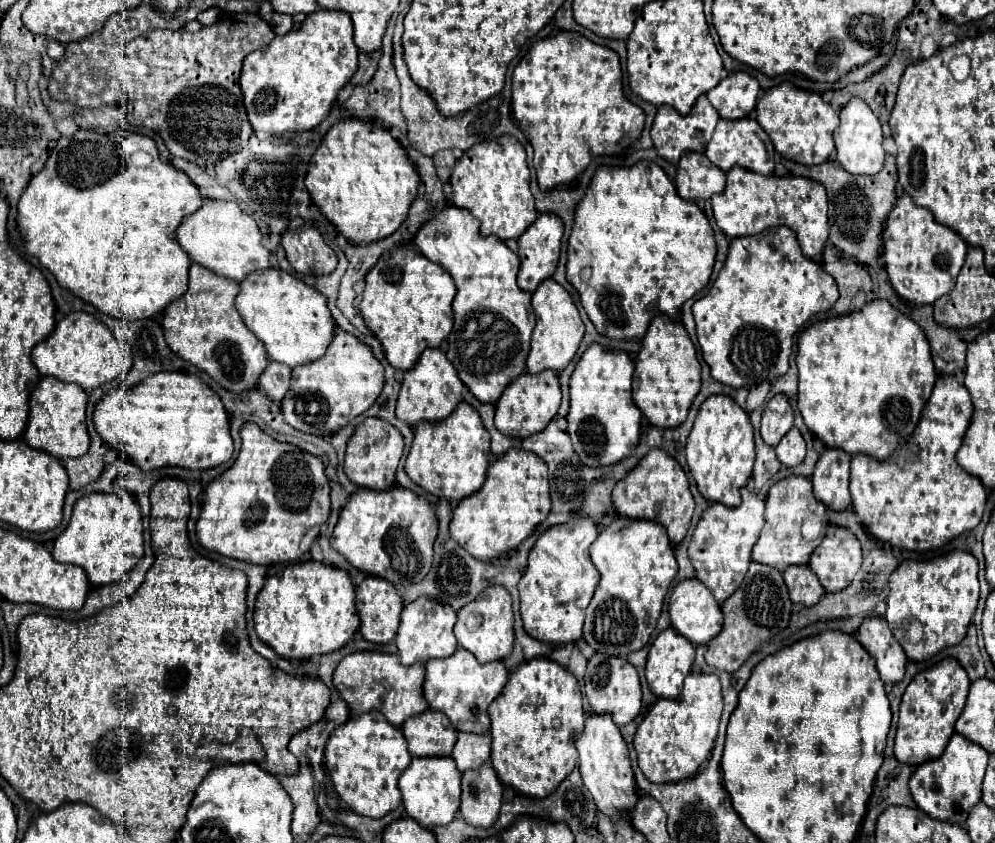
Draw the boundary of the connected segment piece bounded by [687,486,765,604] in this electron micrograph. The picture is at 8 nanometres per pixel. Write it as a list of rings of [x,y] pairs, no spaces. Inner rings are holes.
[[[745,486],[741,494],[743,494],[743,502],[735,508],[723,506],[719,502],[709,504],[709,508],[703,512],[693,532],[687,550],[691,564],[697,572],[697,578],[713,592],[719,604],[723,604],[741,586],[751,562],[751,548],[755,546],[763,528],[765,502],[755,492],[749,492]]]

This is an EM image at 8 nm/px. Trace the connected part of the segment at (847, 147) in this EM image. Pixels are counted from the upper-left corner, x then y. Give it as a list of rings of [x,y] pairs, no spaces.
[[[851,98],[841,108],[841,124],[837,128],[837,134],[833,134],[833,140],[835,140],[835,158],[847,172],[861,176],[861,174],[877,174],[881,170],[885,160],[881,124],[875,118],[873,110],[867,106],[867,102],[863,102],[861,98]]]

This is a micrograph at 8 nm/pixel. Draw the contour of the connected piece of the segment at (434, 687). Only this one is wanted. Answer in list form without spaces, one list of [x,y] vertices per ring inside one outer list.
[[[465,648],[455,650],[447,658],[431,658],[425,662],[427,674],[423,682],[423,694],[431,708],[447,714],[451,724],[461,732],[489,732],[489,716],[487,708],[497,698],[499,690],[507,682],[509,670],[503,666],[501,660],[491,664],[479,664],[477,658],[467,652]]]

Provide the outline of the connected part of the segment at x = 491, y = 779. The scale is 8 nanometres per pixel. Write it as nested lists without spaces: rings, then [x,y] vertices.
[[[483,764],[475,770],[463,772],[463,794],[461,794],[461,816],[471,826],[491,826],[499,816],[501,806],[501,780],[497,778],[491,764]]]

